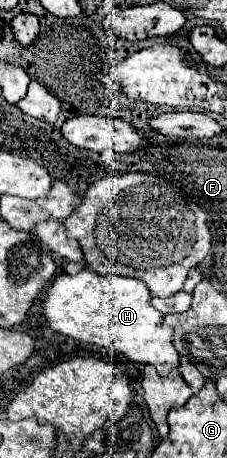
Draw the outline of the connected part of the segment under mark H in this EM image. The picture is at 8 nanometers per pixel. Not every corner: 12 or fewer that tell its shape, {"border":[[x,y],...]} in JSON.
{"border":[[59,275],[41,315],[61,335],[179,367],[143,281]]}

